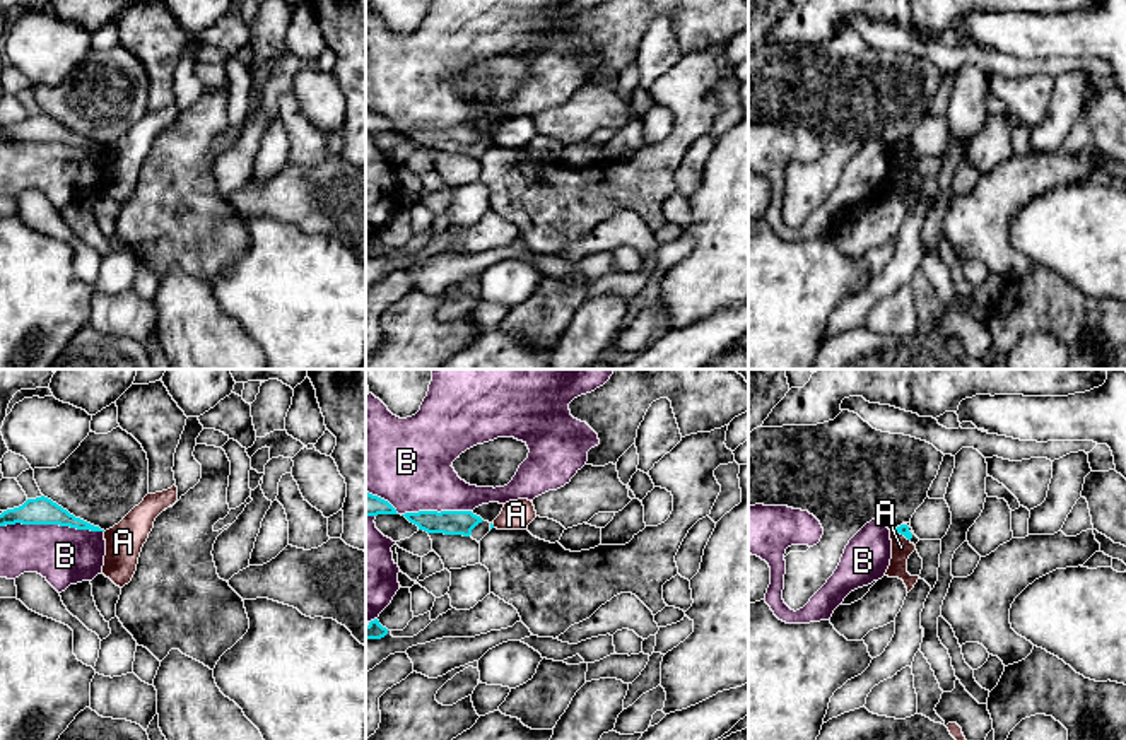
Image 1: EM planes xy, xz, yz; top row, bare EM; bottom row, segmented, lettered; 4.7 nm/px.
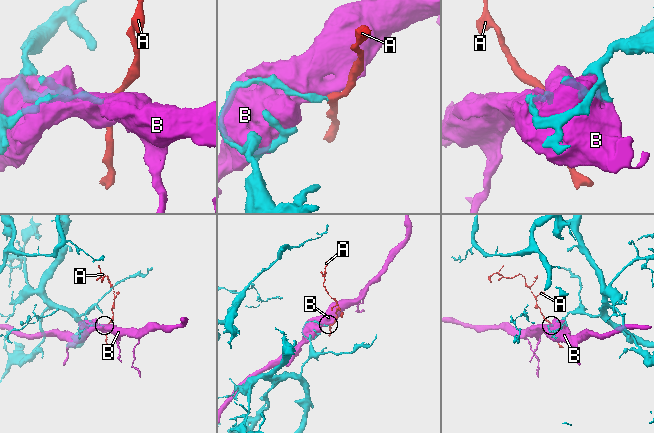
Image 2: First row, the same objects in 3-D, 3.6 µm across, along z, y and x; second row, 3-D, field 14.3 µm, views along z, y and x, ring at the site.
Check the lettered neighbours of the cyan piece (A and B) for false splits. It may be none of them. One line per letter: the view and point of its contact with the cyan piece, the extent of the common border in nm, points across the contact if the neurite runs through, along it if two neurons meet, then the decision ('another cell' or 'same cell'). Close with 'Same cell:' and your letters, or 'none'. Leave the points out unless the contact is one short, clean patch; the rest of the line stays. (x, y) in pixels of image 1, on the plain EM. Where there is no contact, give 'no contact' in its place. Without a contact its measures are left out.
A: meets cyan in yz at (903, 151); contact 90 nm long; border along yz (894, 147), (909, 158); another cell
B: meets cyan in xy at (55, 140); contact 460 nm long; another cell
Same cell: none

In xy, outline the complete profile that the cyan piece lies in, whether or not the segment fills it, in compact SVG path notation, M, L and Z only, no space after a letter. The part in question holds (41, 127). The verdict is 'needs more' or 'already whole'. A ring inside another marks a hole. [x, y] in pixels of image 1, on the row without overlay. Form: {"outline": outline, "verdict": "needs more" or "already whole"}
{"outline": "M41 113L36 116L27 116L22 123L7 126L0 132L0 144L5 142L60 142L77 147L104 149L80 135L75 135L67 126L53 120L51 116Z", "verdict": "already whole"}

